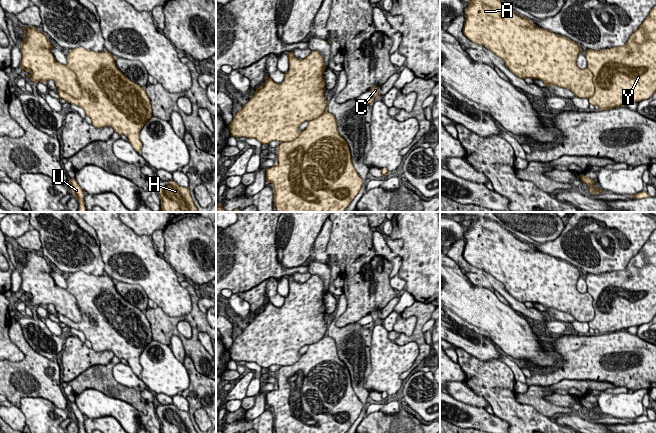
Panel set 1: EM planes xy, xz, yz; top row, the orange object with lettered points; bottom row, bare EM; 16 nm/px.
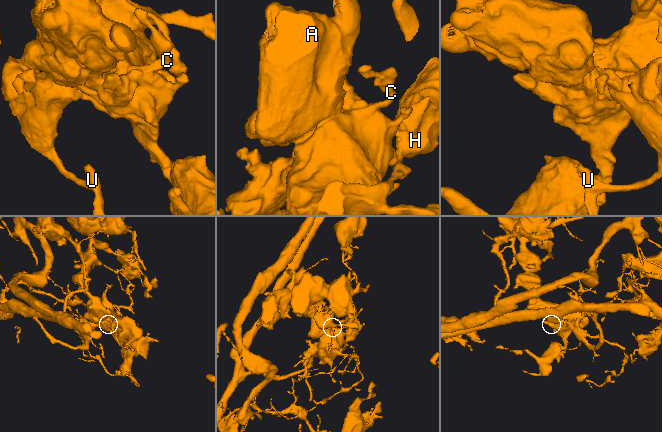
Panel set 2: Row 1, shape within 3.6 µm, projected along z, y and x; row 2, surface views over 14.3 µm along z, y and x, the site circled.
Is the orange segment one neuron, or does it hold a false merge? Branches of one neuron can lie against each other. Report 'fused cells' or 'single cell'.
fused cells

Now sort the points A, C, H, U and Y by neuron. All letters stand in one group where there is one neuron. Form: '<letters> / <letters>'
A / C H U Y

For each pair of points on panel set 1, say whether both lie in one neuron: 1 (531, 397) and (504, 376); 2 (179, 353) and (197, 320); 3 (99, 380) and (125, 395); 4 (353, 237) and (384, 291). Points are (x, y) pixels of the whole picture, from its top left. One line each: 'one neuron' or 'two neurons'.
1: two neurons
2: two neurons
3: one neuron
4: one neuron

